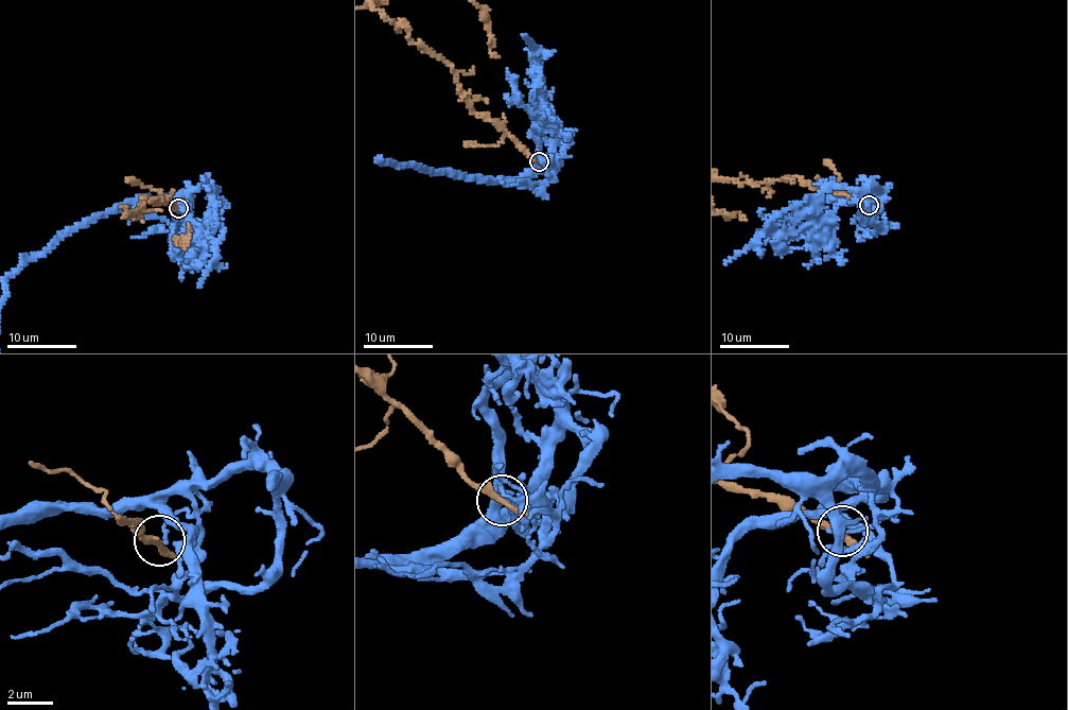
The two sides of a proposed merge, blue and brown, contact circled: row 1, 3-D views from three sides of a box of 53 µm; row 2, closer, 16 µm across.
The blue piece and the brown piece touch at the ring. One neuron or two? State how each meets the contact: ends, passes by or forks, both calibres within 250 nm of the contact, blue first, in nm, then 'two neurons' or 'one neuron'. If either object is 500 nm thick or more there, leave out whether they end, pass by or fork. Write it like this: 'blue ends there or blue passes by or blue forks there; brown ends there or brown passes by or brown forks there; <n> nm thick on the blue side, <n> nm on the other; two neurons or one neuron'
blue ends there; brown passes by; 180 nm thick on the blue side, 260 nm on the other; two neurons

